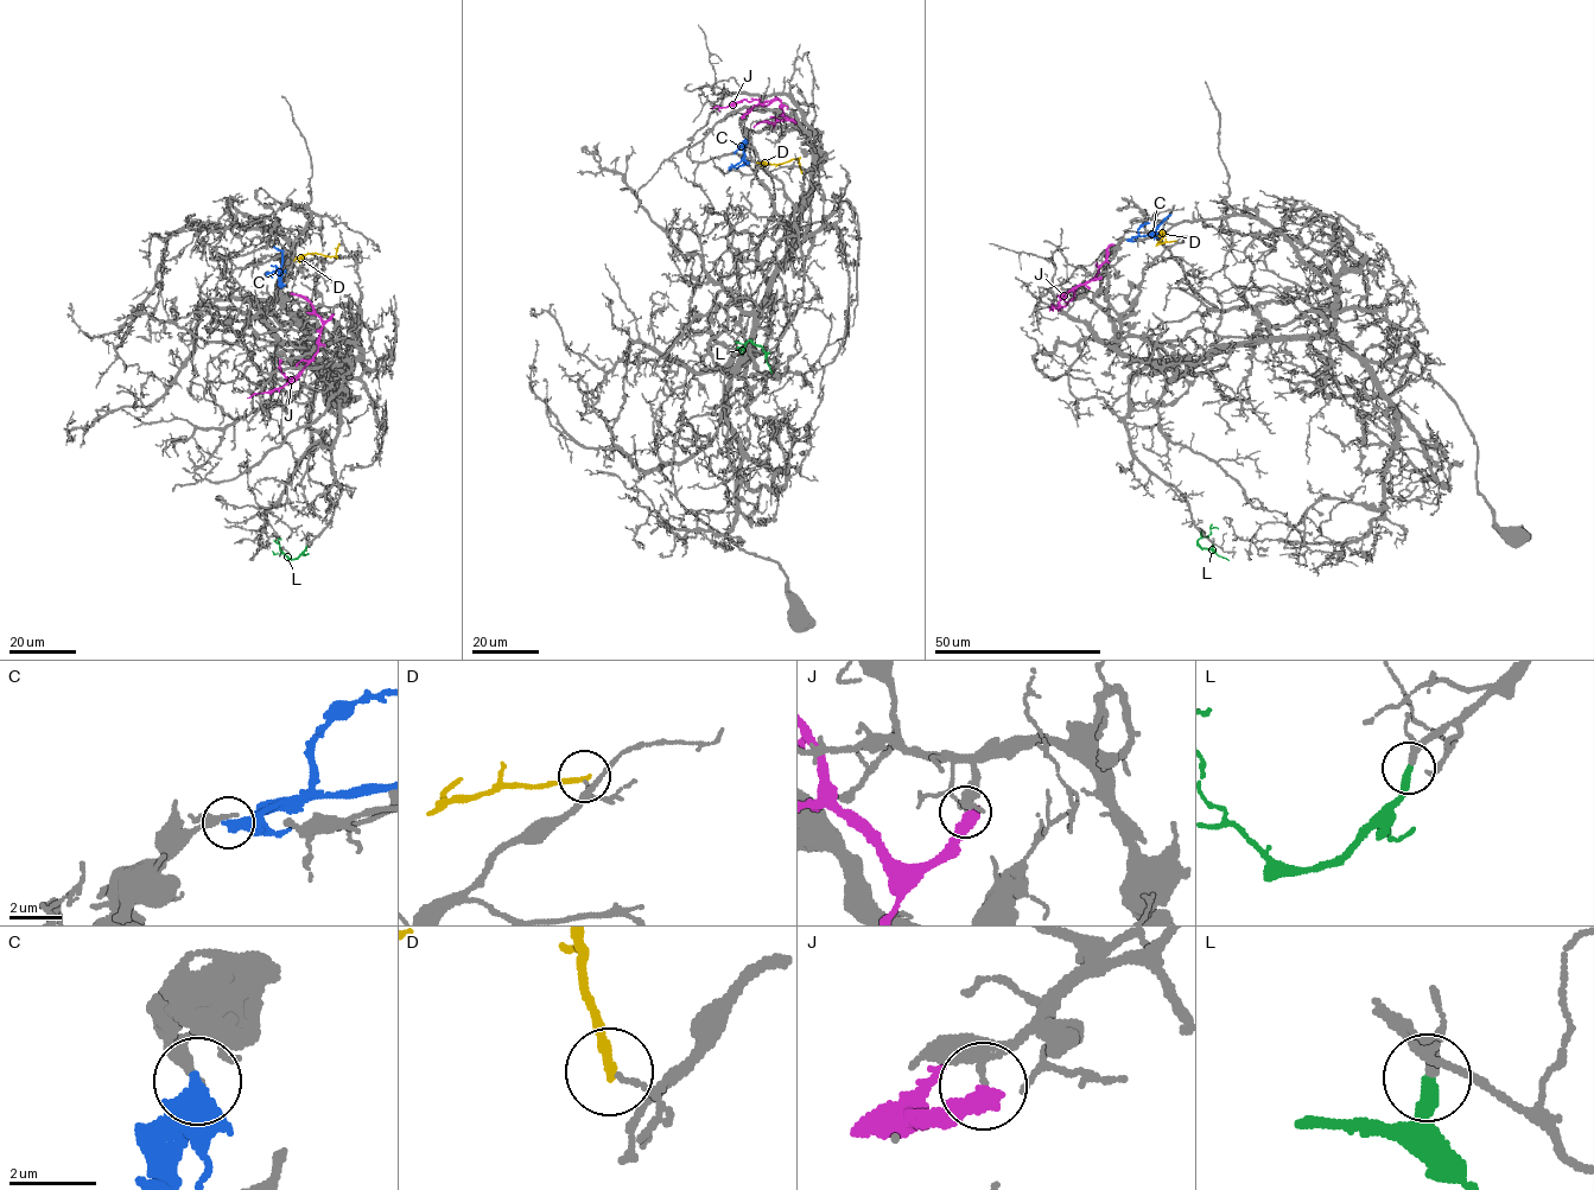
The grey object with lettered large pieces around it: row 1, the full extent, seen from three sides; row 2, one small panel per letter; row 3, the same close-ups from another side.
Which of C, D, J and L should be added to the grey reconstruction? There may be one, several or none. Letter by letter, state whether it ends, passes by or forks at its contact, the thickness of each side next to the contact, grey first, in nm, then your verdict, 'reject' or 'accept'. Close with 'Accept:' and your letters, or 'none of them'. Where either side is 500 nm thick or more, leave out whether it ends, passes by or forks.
C: it ends there; 200 nm thick on the grey side, 480 nm on the other; reject
D: it ends there; 80 nm thick on the grey side, 200 nm on the other; reject
J: it ends there; 170 nm thick on the grey side, 440 nm on the other; reject
L: it ends there; 240 nm thick on the grey side, 320 nm on the other; accept
Accept: L

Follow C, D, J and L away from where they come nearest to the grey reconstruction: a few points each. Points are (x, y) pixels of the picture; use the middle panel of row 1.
C: (745, 139), (745, 163), (736, 169)
D: (801, 172), (798, 159), (778, 164), (756, 161)
J: (795, 121), (783, 115), (780, 101), (775, 99), (763, 104), (757, 100), (741, 100), (726, 107), (710, 108)
L: (769, 352), (750, 341), (740, 349), (742, 355)

